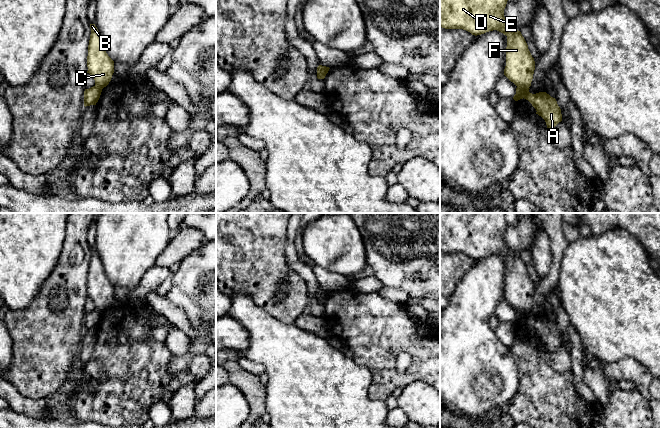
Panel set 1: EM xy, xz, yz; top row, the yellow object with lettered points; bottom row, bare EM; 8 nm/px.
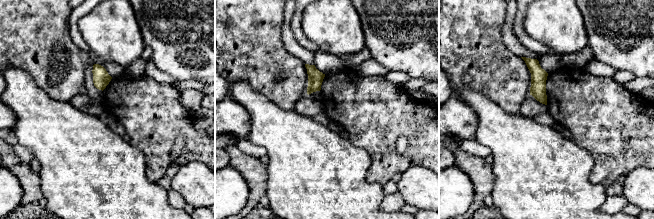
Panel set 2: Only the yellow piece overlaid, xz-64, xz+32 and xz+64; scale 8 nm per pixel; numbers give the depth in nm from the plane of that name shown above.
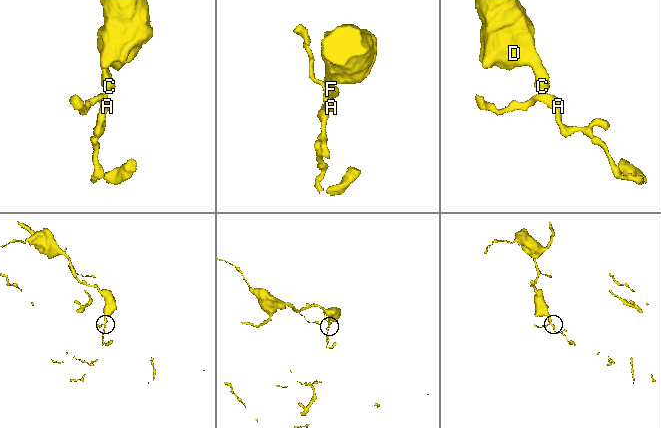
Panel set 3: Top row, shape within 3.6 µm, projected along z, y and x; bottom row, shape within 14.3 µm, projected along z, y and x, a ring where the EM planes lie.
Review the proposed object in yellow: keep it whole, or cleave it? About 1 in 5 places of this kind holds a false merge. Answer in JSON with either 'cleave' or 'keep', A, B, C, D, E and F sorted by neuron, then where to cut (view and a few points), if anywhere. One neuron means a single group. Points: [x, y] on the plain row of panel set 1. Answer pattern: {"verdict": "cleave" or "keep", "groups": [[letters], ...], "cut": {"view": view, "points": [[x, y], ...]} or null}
{"verdict": "cleave", "groups": [["A"], ["B", "C", "D", "E", "F"]], "cut": {"view": "yz", "points": [[517, 310], [528, 311]]}}

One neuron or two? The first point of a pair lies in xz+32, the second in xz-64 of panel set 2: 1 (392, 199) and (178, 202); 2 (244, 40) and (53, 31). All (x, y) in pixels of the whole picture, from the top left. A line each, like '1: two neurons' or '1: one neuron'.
1: one neuron
2: one neuron

